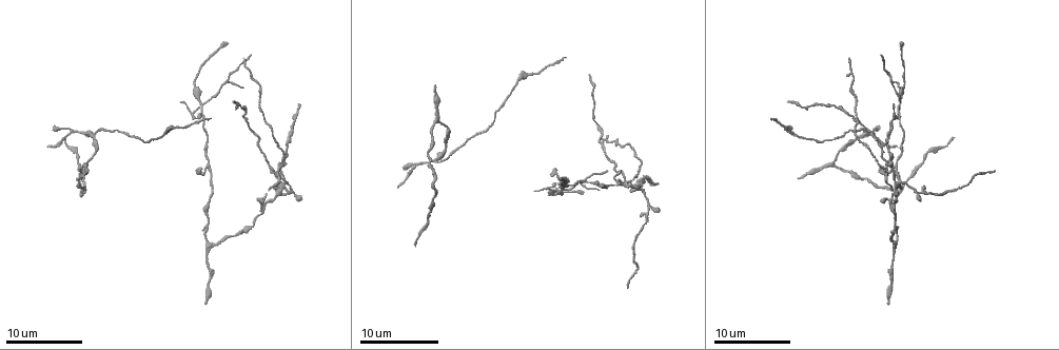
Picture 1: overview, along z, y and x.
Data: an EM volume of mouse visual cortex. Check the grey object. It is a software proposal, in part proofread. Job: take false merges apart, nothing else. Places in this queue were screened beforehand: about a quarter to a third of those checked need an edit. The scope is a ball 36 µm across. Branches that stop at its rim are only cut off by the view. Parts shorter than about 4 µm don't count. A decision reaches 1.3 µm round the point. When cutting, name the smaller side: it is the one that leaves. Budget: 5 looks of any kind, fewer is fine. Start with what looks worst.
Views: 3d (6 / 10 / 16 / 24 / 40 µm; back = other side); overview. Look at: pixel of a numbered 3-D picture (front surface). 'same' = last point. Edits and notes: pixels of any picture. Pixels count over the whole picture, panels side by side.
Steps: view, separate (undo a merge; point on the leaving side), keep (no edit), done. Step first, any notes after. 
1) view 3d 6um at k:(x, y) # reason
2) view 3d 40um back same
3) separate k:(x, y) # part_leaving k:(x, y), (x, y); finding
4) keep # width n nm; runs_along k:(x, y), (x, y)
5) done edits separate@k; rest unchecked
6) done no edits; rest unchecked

view 3d 16um at 1:(203, 104) # four-way junction

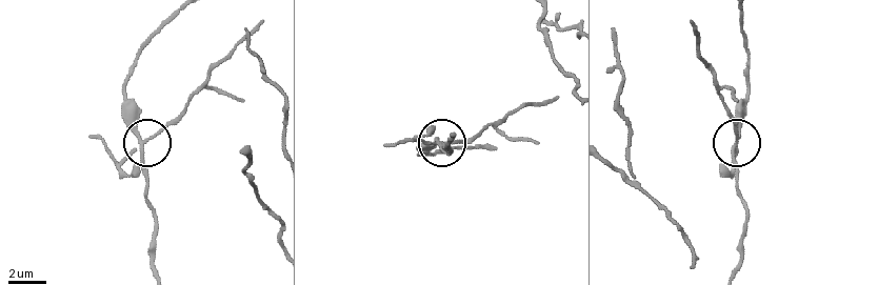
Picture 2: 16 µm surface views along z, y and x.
separate 2:(136, 169) # arms 4; part_leaving 2:(145, 142), (260, 21); two cells meet here

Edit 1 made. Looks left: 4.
view overview # redraw

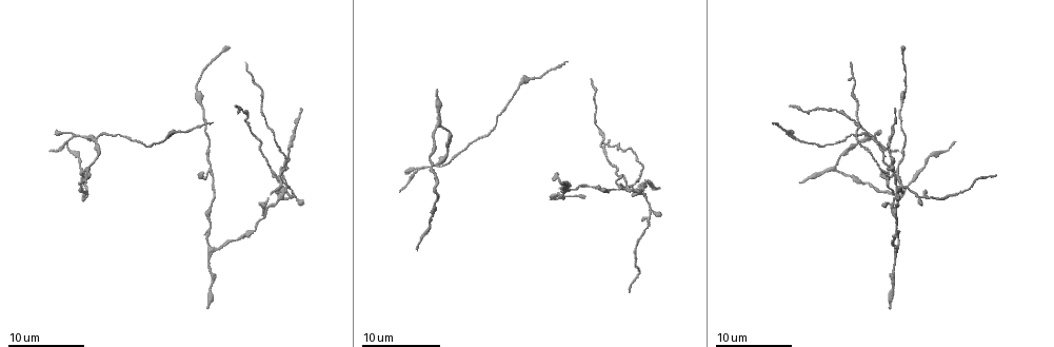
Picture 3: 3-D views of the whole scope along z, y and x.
view 3d 10um at 3:(209, 246) # two arms in line, one across

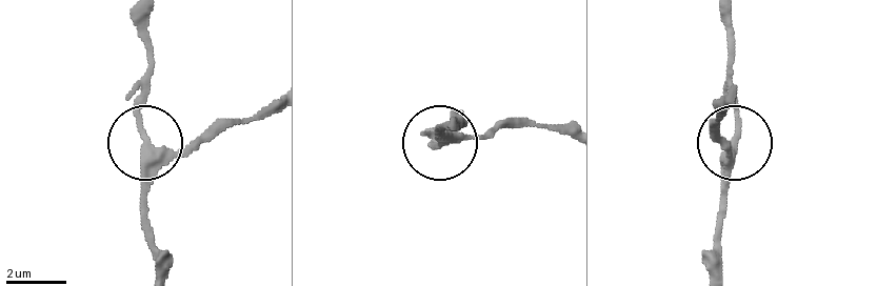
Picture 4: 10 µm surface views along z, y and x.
keep # runs_along 4:(272, 102), (219, 119), (188, 144), (145, 144), (143, 227); one cell here

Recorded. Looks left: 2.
view 3d 10um at 3:(442, 156)

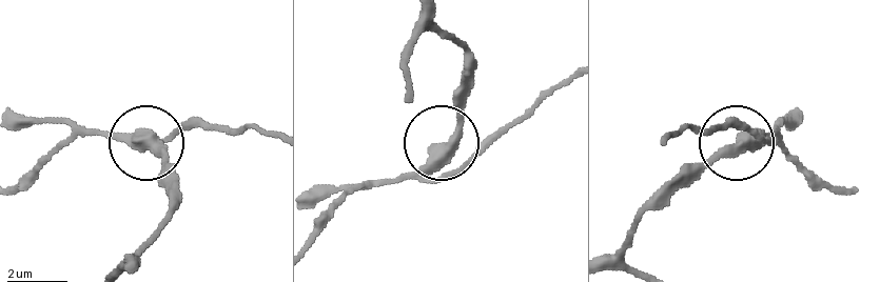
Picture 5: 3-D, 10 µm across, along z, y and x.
separate 5:(186, 129) # side_arm 8 um; part_leaving 5:(450, 172), (471, 164), (569, 81); a second cell is stuck on

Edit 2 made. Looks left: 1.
done edits separate@2, separate@5; rest unchecked

